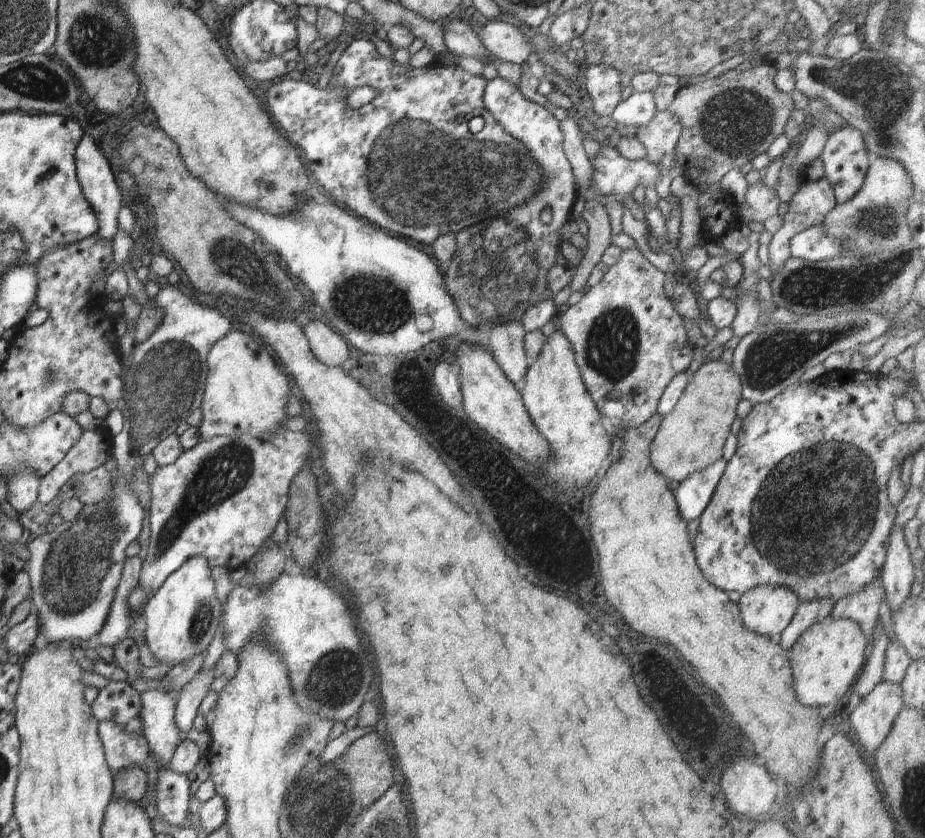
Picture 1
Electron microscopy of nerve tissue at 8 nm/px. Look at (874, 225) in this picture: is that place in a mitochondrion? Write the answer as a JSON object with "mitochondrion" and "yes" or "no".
{"mitochondrion":"yes"}

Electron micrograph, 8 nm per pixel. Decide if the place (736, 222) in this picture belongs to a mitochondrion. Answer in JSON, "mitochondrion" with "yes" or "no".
{"mitochondrion":"no"}

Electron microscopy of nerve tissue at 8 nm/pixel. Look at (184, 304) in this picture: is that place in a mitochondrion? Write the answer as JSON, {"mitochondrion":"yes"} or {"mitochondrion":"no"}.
{"mitochondrion":"no"}

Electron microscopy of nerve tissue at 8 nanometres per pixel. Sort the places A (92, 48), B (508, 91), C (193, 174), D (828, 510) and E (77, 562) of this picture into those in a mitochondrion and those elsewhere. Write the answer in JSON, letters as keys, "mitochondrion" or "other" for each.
{"A":"mitochondrion","B":"other","C":"other","D":"mitochondrion","E":"mitochondrion"}

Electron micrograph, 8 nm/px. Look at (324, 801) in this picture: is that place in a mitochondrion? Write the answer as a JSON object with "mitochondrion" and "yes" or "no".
{"mitochondrion":"yes"}

